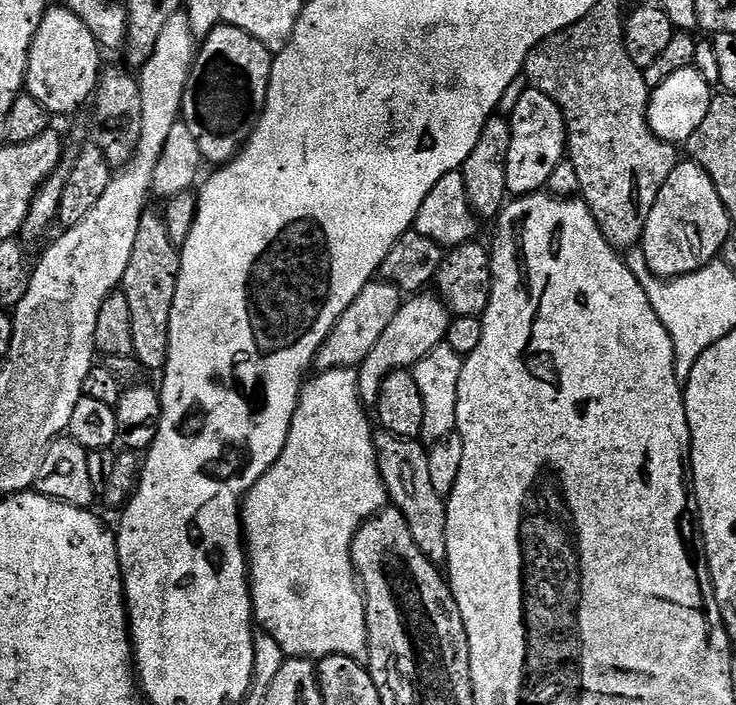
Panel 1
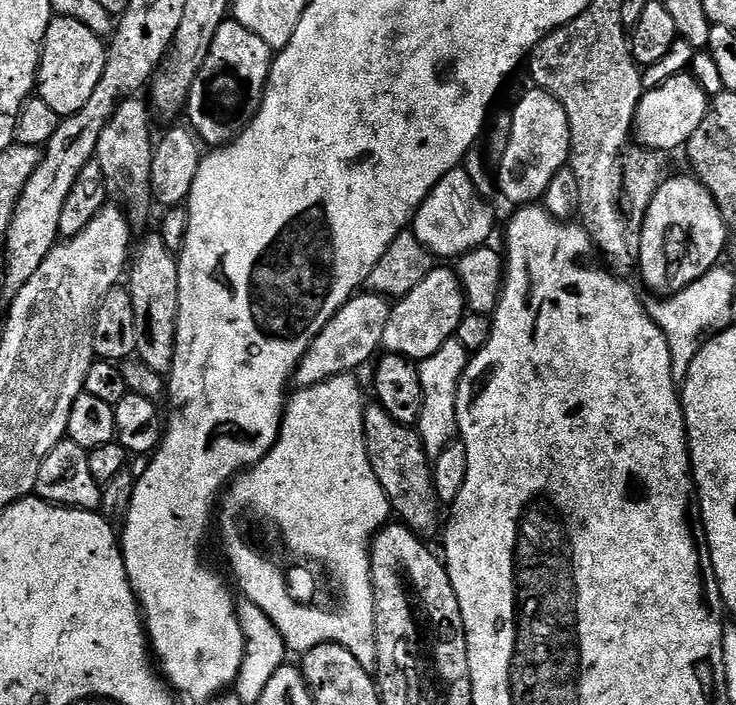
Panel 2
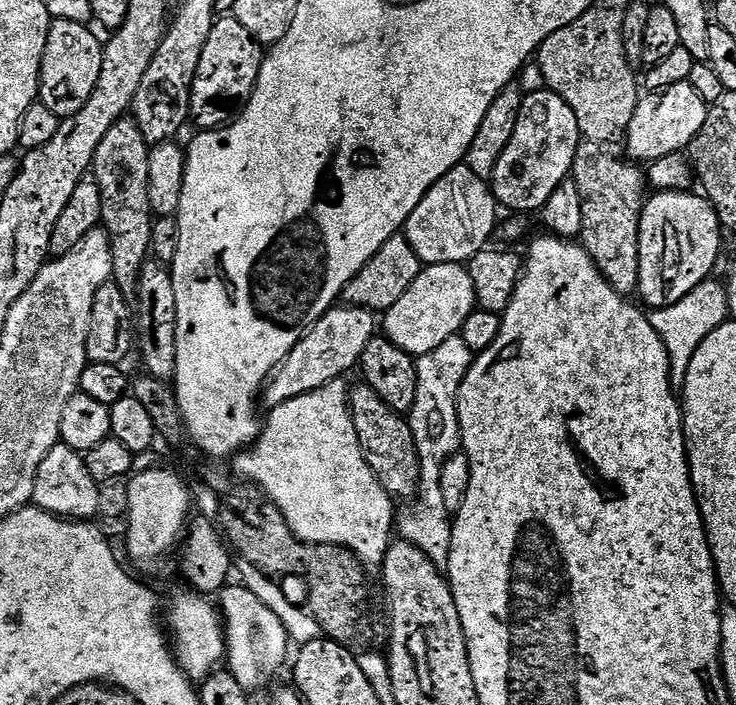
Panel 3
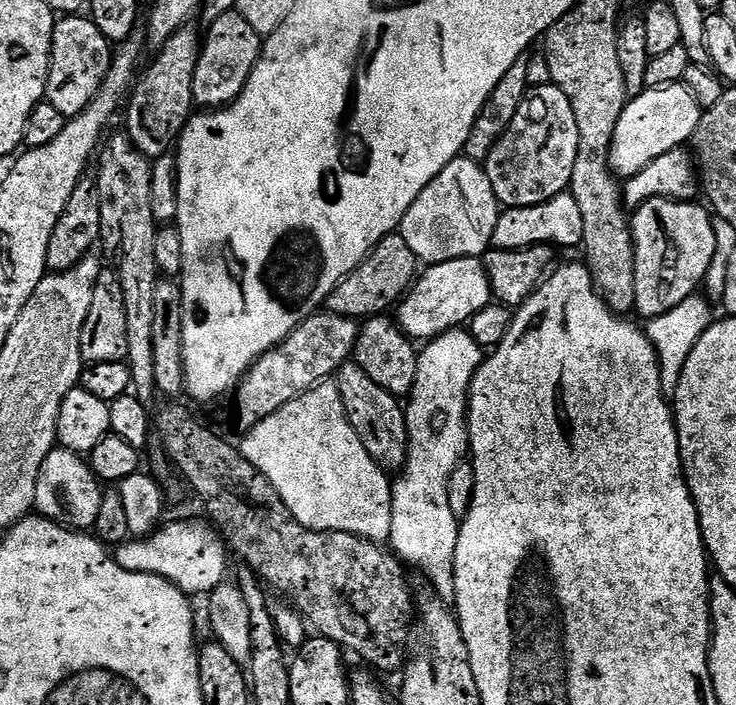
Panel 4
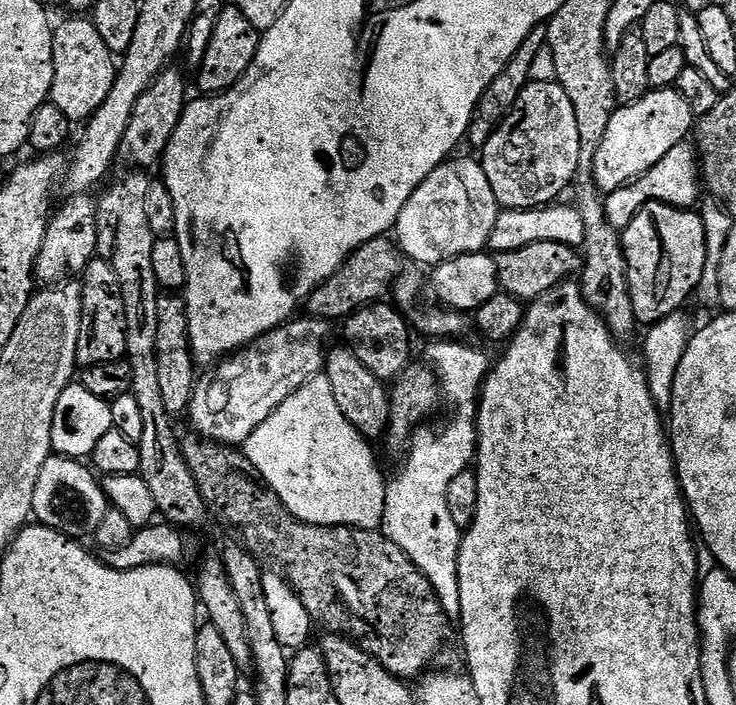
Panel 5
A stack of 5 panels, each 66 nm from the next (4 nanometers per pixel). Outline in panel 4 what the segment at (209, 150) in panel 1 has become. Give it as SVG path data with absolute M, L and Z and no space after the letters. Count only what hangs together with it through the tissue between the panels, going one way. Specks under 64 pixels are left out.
M235 10L222 14L222 18L211 21L207 27L208 36L206 32L198 66L192 75L192 99L201 109L215 110L233 104L242 94L260 57L262 37L254 30L254 26L250 26L250 22L246 22L246 18L242 18Z

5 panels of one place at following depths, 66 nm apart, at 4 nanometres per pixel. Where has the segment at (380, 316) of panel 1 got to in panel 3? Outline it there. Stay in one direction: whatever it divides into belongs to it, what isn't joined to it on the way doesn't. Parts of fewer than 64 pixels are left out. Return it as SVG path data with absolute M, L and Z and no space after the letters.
M332 307L313 328L305 332L298 346L271 377L273 405L284 404L290 398L298 398L302 394L313 392L330 382L347 377L347 372L355 364L357 367L363 361L364 353L378 336L377 313L369 308L340 307Z

